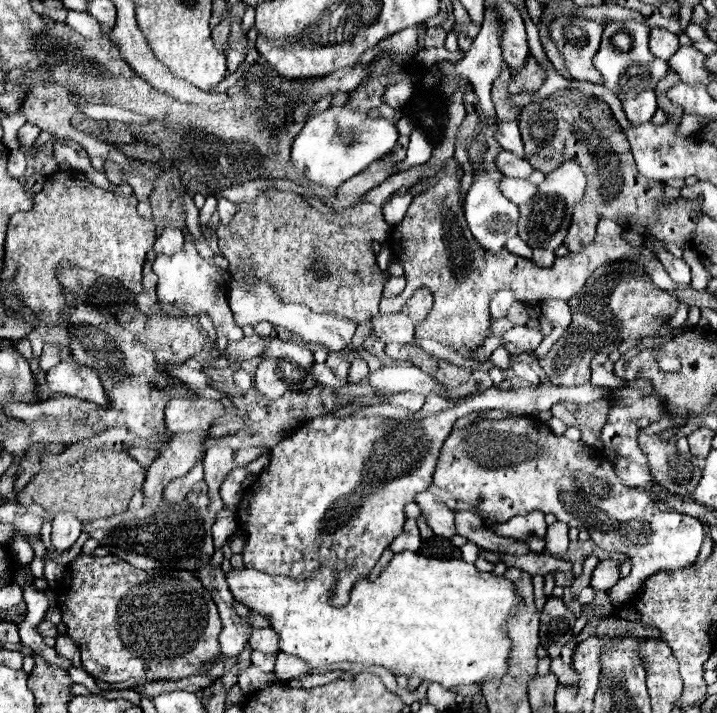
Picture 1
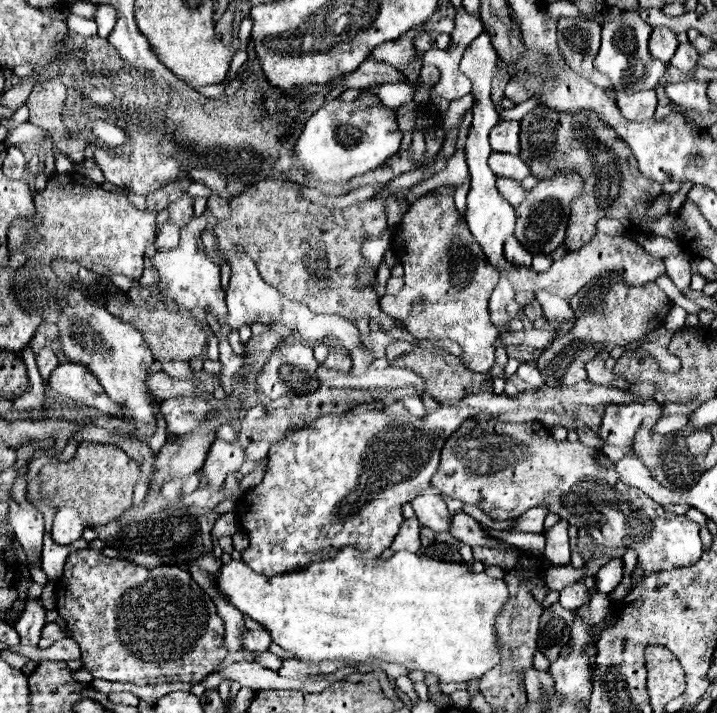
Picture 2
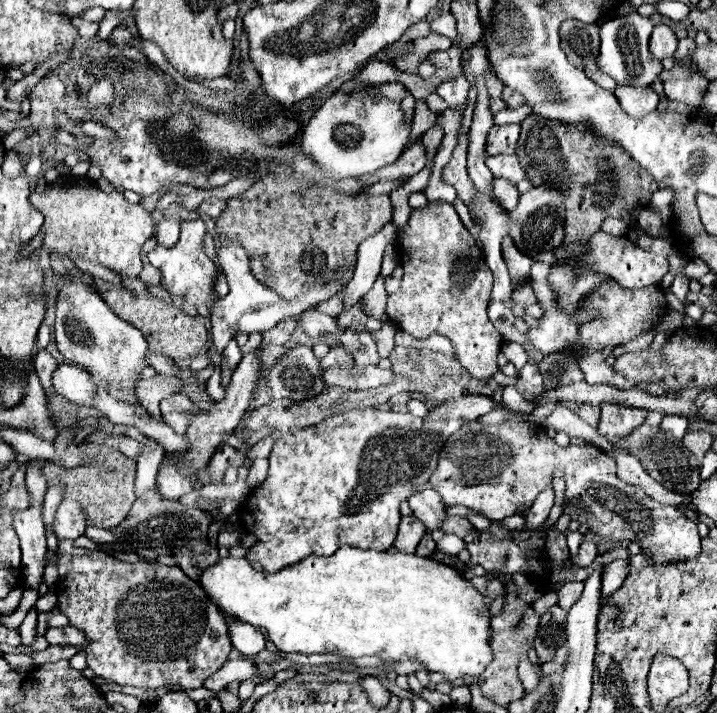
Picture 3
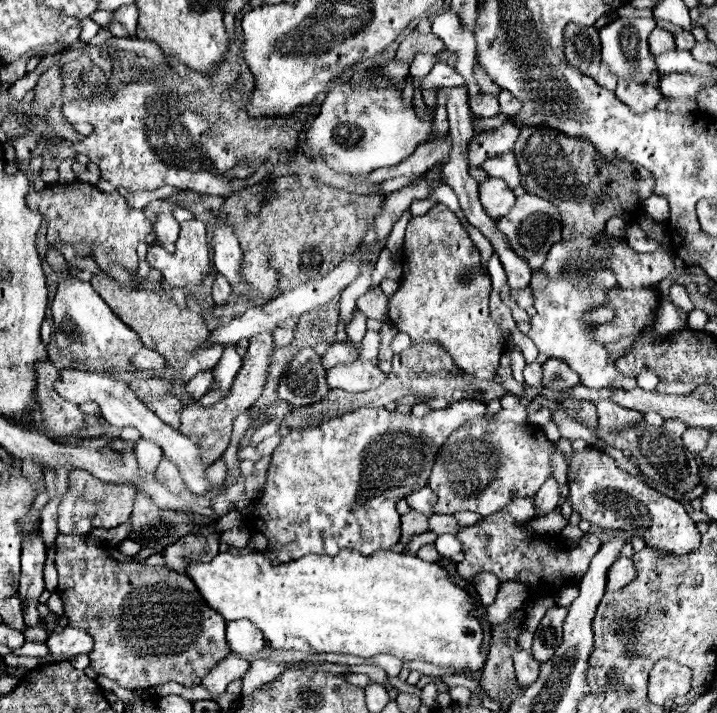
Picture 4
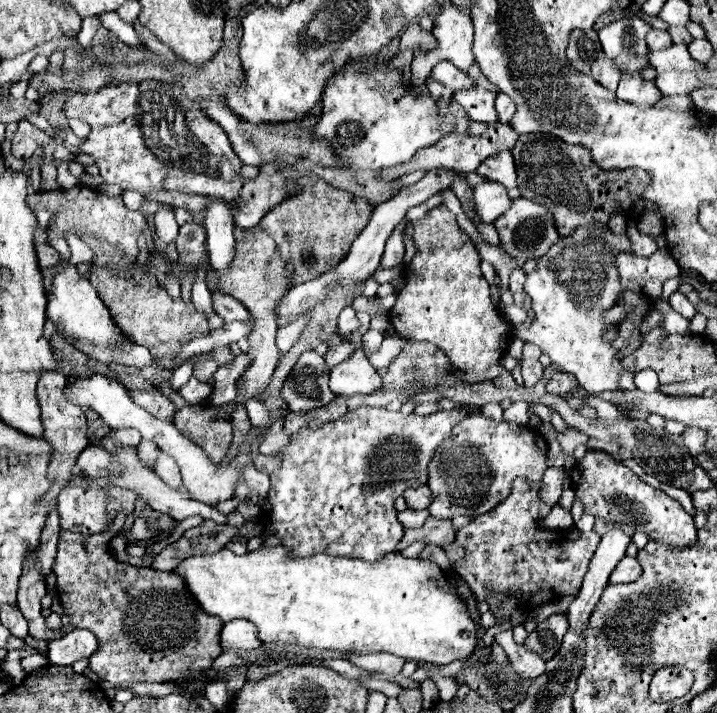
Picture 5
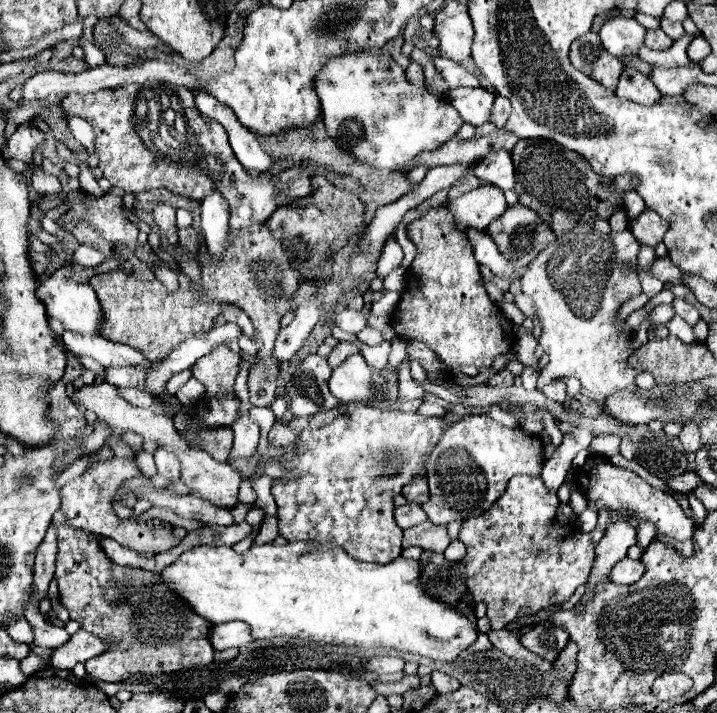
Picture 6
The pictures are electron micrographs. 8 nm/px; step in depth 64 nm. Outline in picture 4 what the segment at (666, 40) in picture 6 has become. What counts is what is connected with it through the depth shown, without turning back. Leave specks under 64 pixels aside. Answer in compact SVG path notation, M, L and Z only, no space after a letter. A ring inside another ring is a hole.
M654 28L652 34L648 36L648 44L650 44L650 52L658 56L662 52L674 50L674 36L662 28Z

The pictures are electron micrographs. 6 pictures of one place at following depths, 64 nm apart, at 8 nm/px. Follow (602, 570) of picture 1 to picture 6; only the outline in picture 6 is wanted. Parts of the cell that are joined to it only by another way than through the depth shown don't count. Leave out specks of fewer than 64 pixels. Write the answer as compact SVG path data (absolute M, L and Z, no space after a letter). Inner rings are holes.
M624 558L612 568L610 582L614 582L614 584L634 584L642 578L642 574L644 574L644 566L638 560Z

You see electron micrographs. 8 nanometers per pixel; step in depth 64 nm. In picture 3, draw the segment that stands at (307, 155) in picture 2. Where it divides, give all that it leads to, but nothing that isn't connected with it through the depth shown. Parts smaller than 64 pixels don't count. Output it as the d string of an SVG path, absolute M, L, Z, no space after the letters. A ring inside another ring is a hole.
M334 92L322 108L312 116L308 126L302 132L302 152L318 162L324 172L328 172L332 178L354 178L354 176L364 176L370 174L382 166L394 164L402 152L410 146L410 132L412 132L412 122L406 120L400 102L398 100L388 100L382 94L364 94L360 92L358 96L346 94L346 92Z

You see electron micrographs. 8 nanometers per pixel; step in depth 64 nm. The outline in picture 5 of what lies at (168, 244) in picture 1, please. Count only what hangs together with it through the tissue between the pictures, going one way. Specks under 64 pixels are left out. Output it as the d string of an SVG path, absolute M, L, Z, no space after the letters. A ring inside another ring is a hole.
M160 208L156 214L154 214L154 226L156 226L156 234L162 242L174 242L176 240L176 234L178 234L178 224L176 224L176 218L174 218L174 212L172 208Z

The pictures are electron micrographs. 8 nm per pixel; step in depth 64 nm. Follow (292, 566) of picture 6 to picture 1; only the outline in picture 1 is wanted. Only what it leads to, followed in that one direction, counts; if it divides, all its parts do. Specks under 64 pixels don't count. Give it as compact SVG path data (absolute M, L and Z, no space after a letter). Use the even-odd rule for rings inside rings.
M404 550L400 554L394 554L394 558L386 566L386 570L382 570L382 574L376 580L368 580L368 578L358 580L352 586L350 600L344 608L334 608L328 602L330 600L330 568L328 566L318 568L306 580L292 580L288 576L272 576L272 574L264 574L264 572L250 570L250 568L230 568L230 572L226 572L226 582L228 582L228 588L230 588L236 602L244 604L246 608L252 608L256 614L264 616L270 622L270 628L280 636L280 640L278 640L280 652L298 656L304 662L308 662L312 668L328 666L334 662L356 662L356 664L366 664L366 666L376 664L376 666L398 670L398 674L404 674L404 676L420 676L422 680L438 682L446 690L452 690L456 686L466 686L466 684L484 684L490 676L506 674L506 668L508 668L506 660L508 660L508 652L510 652L510 640L506 636L506 618L514 612L514 606L520 604L518 594L514 592L514 584L510 584L510 580L506 580L504 576L494 576L490 572L478 572L474 568L474 564L468 564L464 560L436 560L436 558L426 558L426 556L420 556L416 552Z

